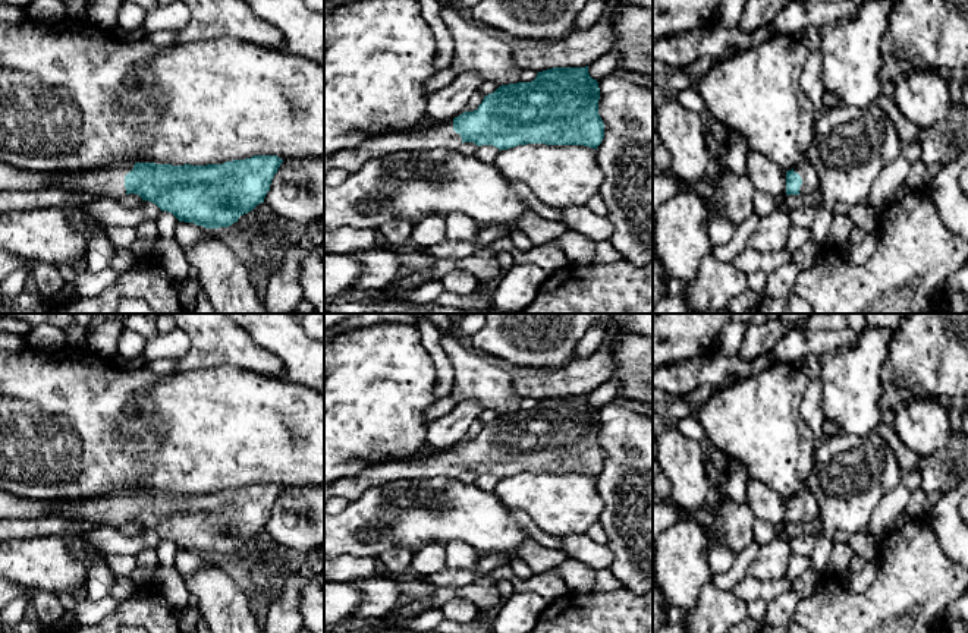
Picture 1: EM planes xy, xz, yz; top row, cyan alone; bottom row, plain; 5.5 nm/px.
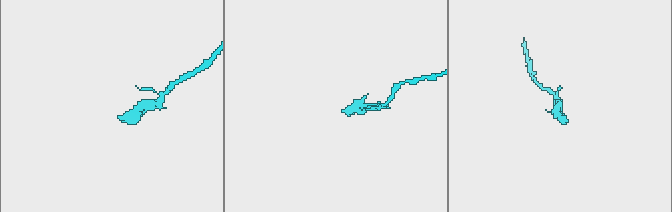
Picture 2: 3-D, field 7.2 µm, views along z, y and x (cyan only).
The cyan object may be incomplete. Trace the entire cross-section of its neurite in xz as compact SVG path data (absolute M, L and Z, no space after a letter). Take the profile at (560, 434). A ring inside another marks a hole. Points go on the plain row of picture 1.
M553 396L537 401L531 410L499 415L484 425L474 440L436 451L430 456L387 459L364 467L352 476L337 478L324 486L324 503L331 497L356 501L368 488L395 481L433 479L437 476L458 478L463 470L493 473L509 478L527 472L584 473L597 478L604 466L604 451L598 443L598 410L585 396Z

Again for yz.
M802 486L799 492L786 500L786 523L808 523L821 517L814 494L808 486Z

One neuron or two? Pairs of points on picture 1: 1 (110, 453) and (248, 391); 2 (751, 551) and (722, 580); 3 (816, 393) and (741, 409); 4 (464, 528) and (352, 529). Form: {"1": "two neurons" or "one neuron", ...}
{"1": "one neuron", "2": "one neuron", "3": "two neurons", "4": "one neuron"}

